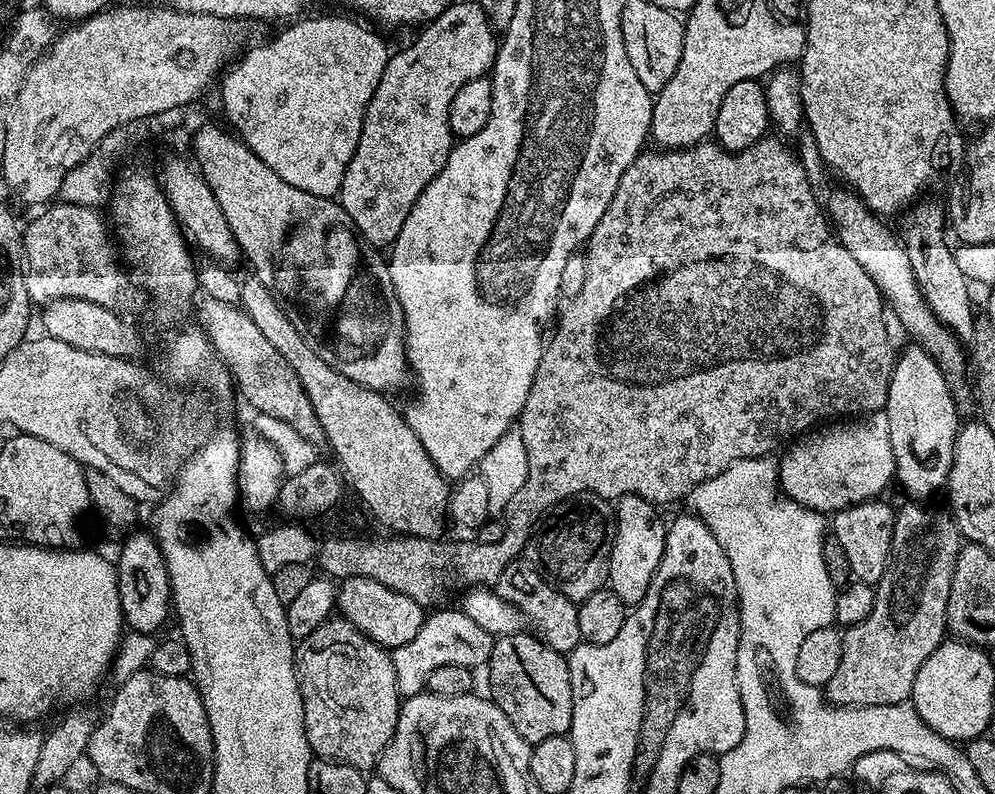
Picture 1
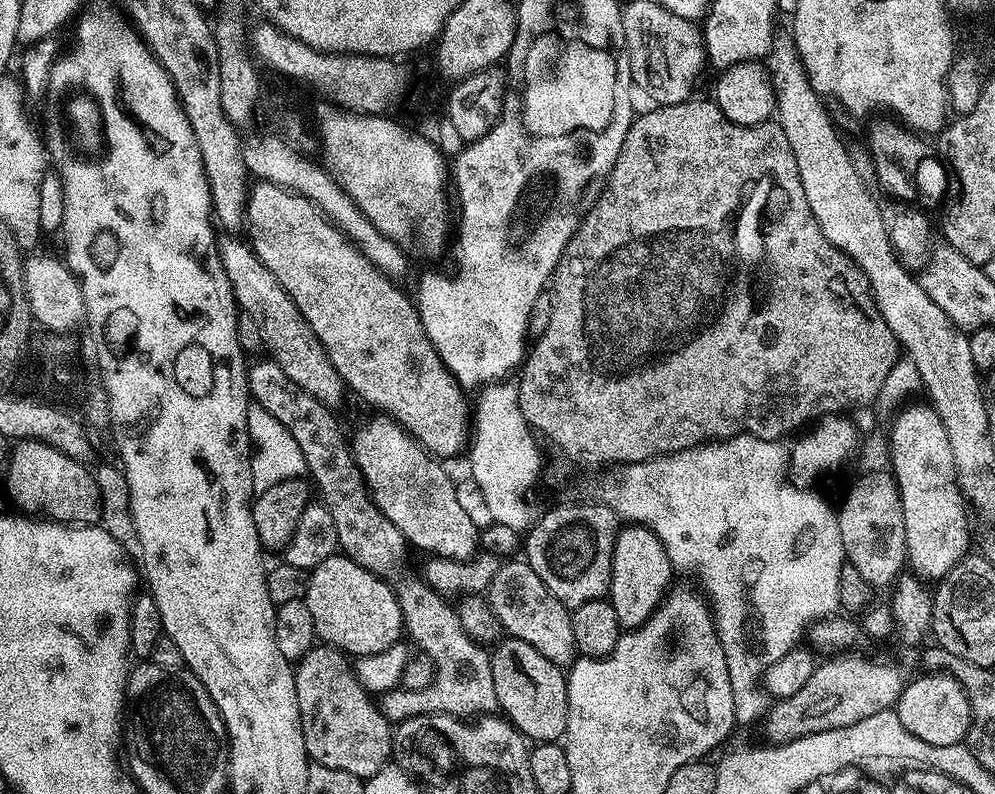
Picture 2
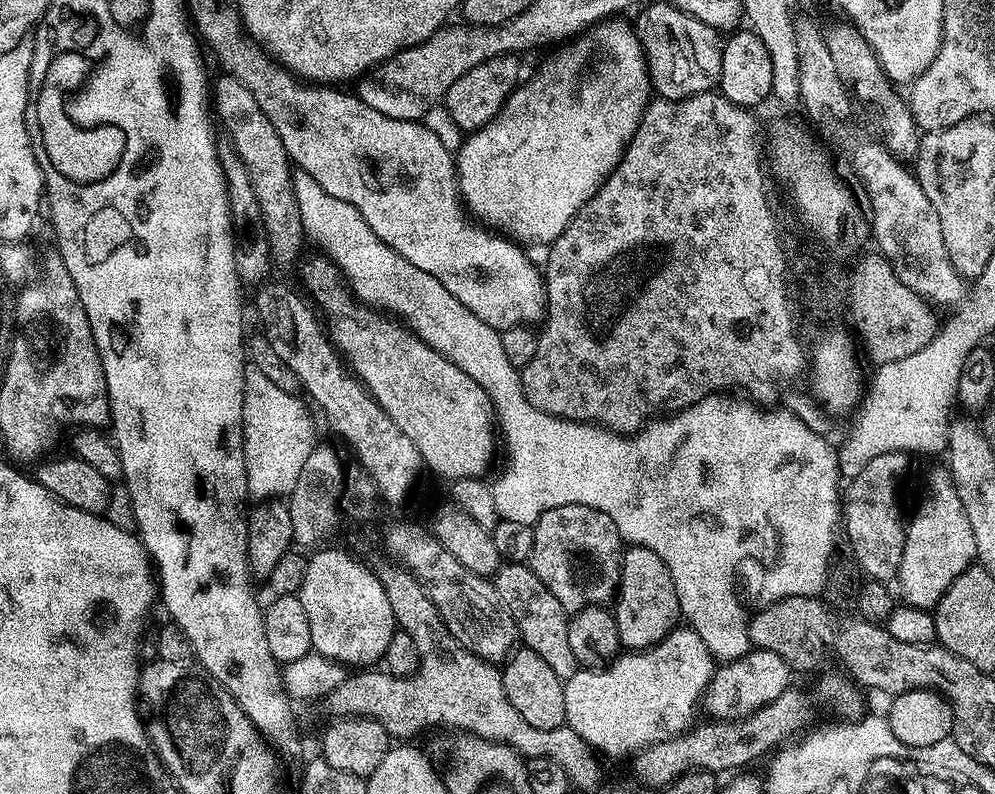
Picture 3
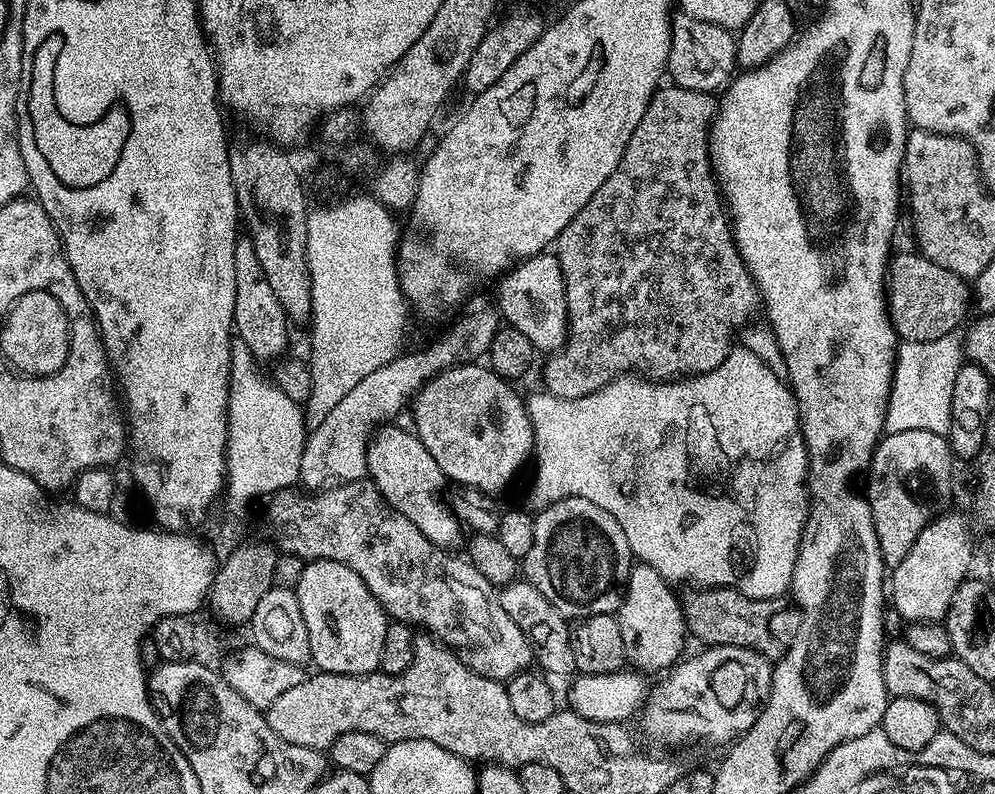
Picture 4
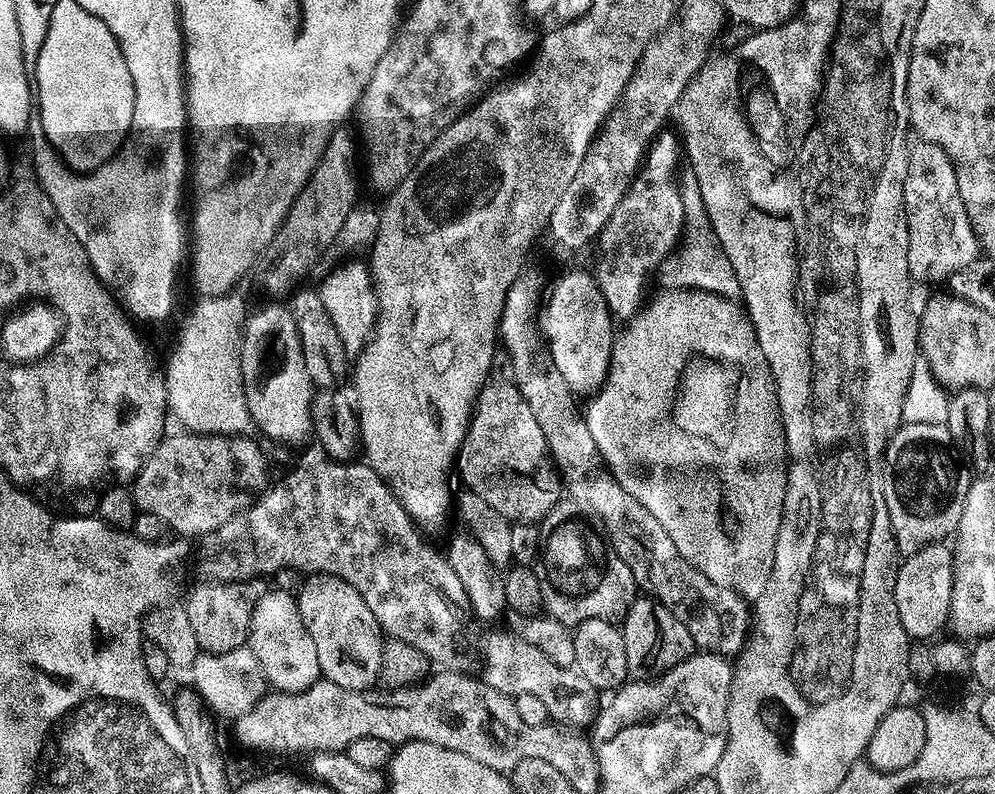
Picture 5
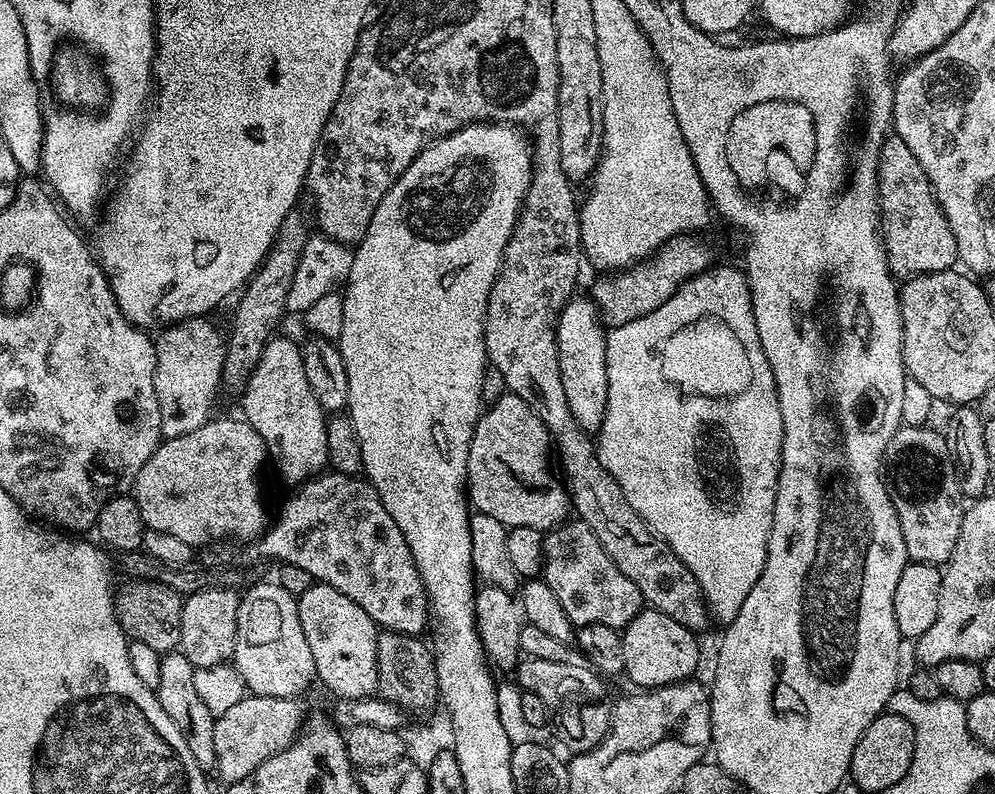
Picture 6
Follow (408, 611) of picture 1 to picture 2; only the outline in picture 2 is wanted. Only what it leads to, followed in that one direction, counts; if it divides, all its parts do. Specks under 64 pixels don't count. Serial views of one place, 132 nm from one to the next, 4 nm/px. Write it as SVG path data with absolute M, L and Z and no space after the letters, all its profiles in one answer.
M346 555L331 556L311 569L306 599L310 614L314 614L317 637L349 657L378 654L401 643L400 631L406 627L406 621L393 585L387 584L377 573L358 566Z

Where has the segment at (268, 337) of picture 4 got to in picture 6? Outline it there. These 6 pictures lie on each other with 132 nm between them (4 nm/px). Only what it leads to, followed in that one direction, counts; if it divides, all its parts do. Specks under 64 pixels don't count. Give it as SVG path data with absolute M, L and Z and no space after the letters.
M273 335L269 340L262 350L262 358L258 358L258 366L252 368L244 385L242 416L261 435L269 457L274 462L276 459L281 478L291 486L299 486L329 467L326 450L328 420L318 398L314 398L314 390L310 390L310 382L306 382L301 345L280 335Z

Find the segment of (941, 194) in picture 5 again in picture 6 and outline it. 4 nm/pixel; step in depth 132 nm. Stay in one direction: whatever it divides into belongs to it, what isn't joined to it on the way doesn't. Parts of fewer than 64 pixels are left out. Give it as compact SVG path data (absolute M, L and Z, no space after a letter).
M895 134L889 135L880 151L880 215L884 252L888 256L888 267L891 268L893 276L911 278L941 272L957 263L954 230L950 230L950 222L946 222L946 214L940 209L930 178L910 150L910 146L906 146L906 142L902 142L902 138Z

